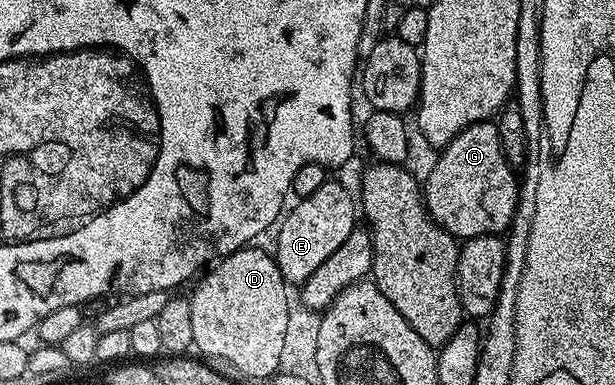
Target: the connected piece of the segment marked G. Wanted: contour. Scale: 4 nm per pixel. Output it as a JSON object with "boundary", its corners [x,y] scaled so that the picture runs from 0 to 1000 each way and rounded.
{"boundary":[[[805,312],[779,314],[764,330],[758,330],[745,351],[738,351],[738,361],[732,361],[732,371],[714,390],[709,421],[702,429],[702,442],[696,449],[696,462],[688,462],[686,488],[689,494],[689,535],[696,540],[696,553],[711,584],[720,590],[722,597],[743,621],[759,621],[763,616],[792,616],[795,610],[820,610],[833,590],[833,574],[839,564],[839,530],[846,525],[846,473],[842,468],[841,442],[823,413],[823,403],[816,392],[816,371],[810,361],[810,330]]]}

